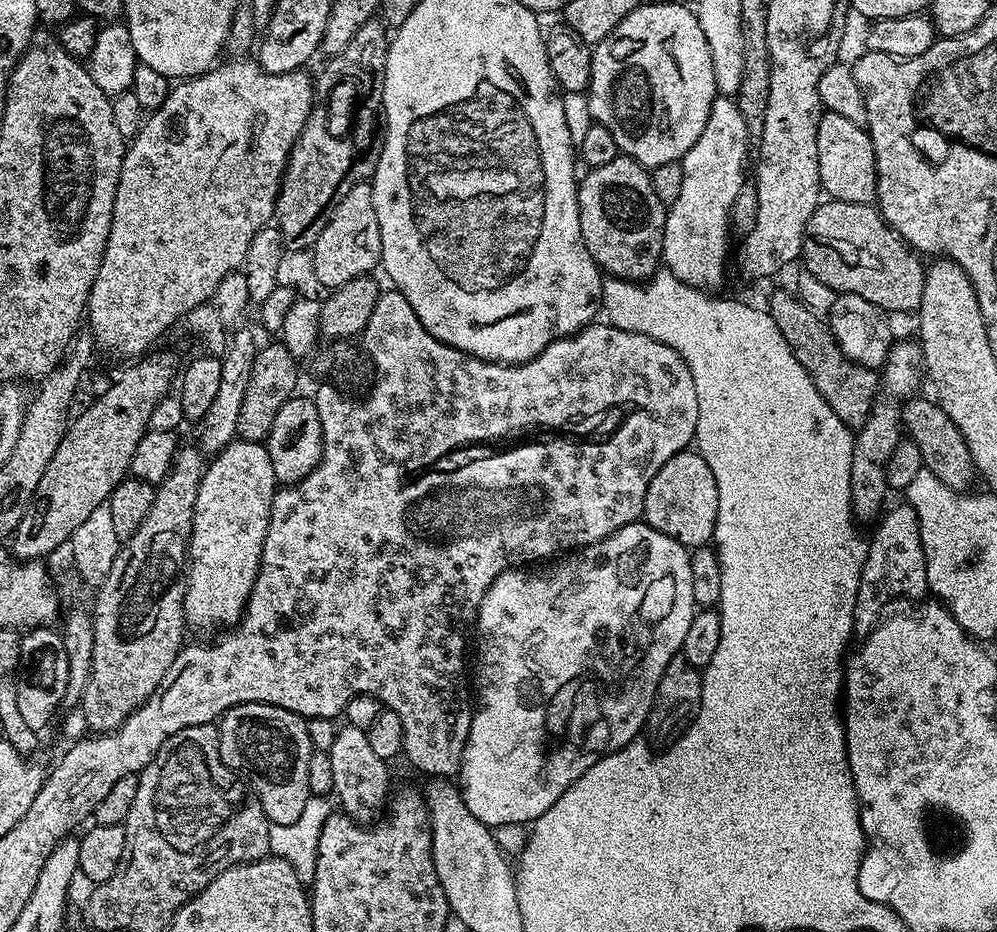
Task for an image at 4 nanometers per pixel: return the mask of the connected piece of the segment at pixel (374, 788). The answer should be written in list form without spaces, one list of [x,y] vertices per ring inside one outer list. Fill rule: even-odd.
[[[351,726],[341,727],[337,731],[334,746],[330,746],[328,757],[334,773],[332,792],[338,804],[340,799],[340,804],[344,807],[341,808],[343,815],[349,816],[358,824],[371,825],[385,811],[390,800],[389,765],[382,758],[378,758],[378,754],[374,754],[367,731]]]

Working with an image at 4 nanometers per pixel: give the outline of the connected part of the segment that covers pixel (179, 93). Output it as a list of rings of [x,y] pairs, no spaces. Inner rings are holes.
[[[234,58],[230,60],[230,64],[224,64],[225,62],[217,63],[215,66],[208,69],[207,72],[203,72],[200,76],[194,76],[185,79],[183,82],[171,89],[166,98],[166,102],[162,102],[162,106],[158,111],[151,113],[145,119],[144,125],[140,127],[140,133],[136,136],[136,139],[131,141],[127,145],[124,161],[122,162],[122,170],[120,171],[120,177],[118,178],[118,190],[116,191],[116,197],[114,198],[114,210],[112,211],[112,225],[110,226],[110,234],[108,235],[108,241],[104,247],[104,257],[102,262],[98,266],[98,274],[94,278],[94,286],[90,290],[88,295],[88,307],[86,309],[86,324],[92,333],[92,338],[97,349],[100,348],[104,352],[109,352],[112,356],[132,356],[128,358],[140,358],[149,351],[148,348],[160,335],[163,334],[167,328],[172,328],[183,321],[185,314],[190,310],[194,310],[194,306],[202,306],[209,303],[213,299],[216,291],[218,290],[219,283],[223,278],[231,272],[243,269],[244,259],[246,258],[246,250],[250,250],[250,242],[254,242],[254,234],[258,234],[258,230],[269,227],[273,223],[276,214],[276,199],[280,193],[280,184],[284,181],[284,167],[288,165],[288,155],[292,152],[294,142],[298,138],[298,134],[302,132],[302,126],[306,126],[306,122],[310,118],[312,113],[312,106],[314,103],[314,80],[310,75],[307,76],[307,71],[301,70],[299,72],[287,72],[286,74],[270,74],[266,70],[262,70],[262,66],[256,63],[252,58]]]

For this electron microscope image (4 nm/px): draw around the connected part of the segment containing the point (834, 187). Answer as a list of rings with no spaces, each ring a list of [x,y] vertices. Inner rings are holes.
[[[825,111],[818,122],[818,174],[825,197],[855,204],[872,204],[876,199],[876,159],[867,127]]]

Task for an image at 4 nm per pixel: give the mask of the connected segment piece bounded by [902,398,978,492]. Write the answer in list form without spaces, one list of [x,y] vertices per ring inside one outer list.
[[[932,398],[920,399],[909,399],[902,408],[902,428],[907,439],[913,440],[918,446],[924,459],[924,467],[930,469],[940,481],[956,492],[969,491],[973,487],[972,479],[977,479],[978,471],[966,446],[966,438],[962,438],[958,426],[950,422],[940,403]]]

